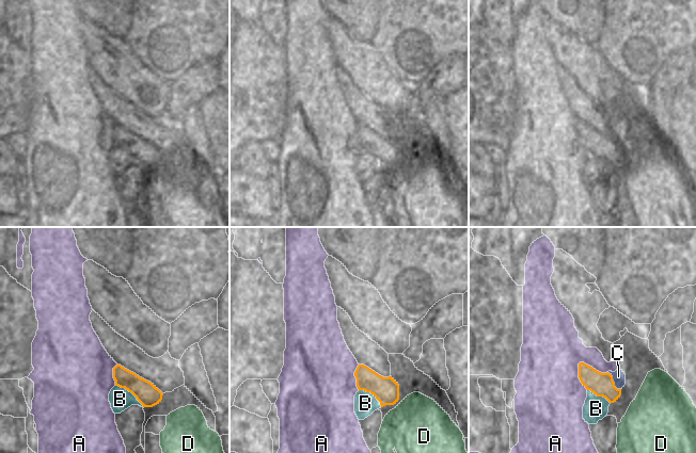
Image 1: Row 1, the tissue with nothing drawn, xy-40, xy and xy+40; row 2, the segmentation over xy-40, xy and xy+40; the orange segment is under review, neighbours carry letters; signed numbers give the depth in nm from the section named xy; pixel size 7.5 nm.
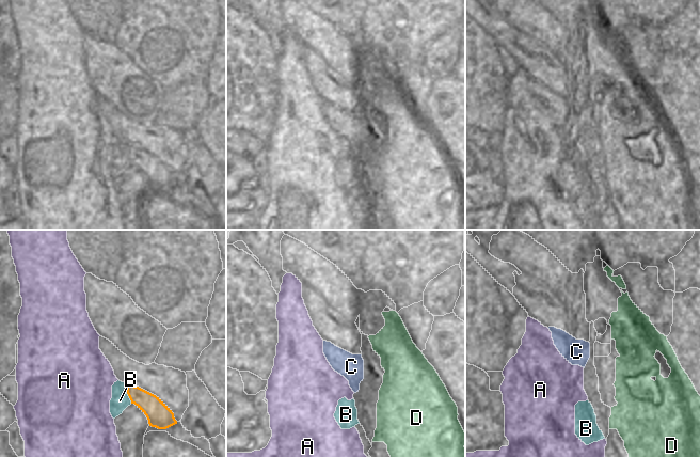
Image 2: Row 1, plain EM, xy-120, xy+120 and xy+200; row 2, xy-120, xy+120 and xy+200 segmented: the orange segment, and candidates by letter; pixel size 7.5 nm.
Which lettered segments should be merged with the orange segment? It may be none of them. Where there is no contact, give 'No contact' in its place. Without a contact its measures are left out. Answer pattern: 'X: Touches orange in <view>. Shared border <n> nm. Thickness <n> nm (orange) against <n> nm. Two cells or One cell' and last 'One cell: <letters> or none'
A: Touches orange in xy+40. Shared border 240 nm. Thickness 180 nm (orange) against 300 nm. Two cells
B: Touches orange in xy-40. Shared border 280 nm. Thickness 170 nm (orange) against 160 nm. Two cells
C: Touches orange in xy+40. Shared border 170 nm. Thickness 180 nm (orange) against 100 nm. One cell
D: No contact. Two cells
One cell: C.

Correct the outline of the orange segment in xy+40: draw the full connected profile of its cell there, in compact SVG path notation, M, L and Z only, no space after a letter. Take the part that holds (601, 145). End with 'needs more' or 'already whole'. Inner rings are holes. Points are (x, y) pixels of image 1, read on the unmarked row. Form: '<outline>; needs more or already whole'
M584 124L579 125L579 140L587 151L605 159L610 164L620 159L626 146L626 135L620 129L615 133L601 134Z; needs more

